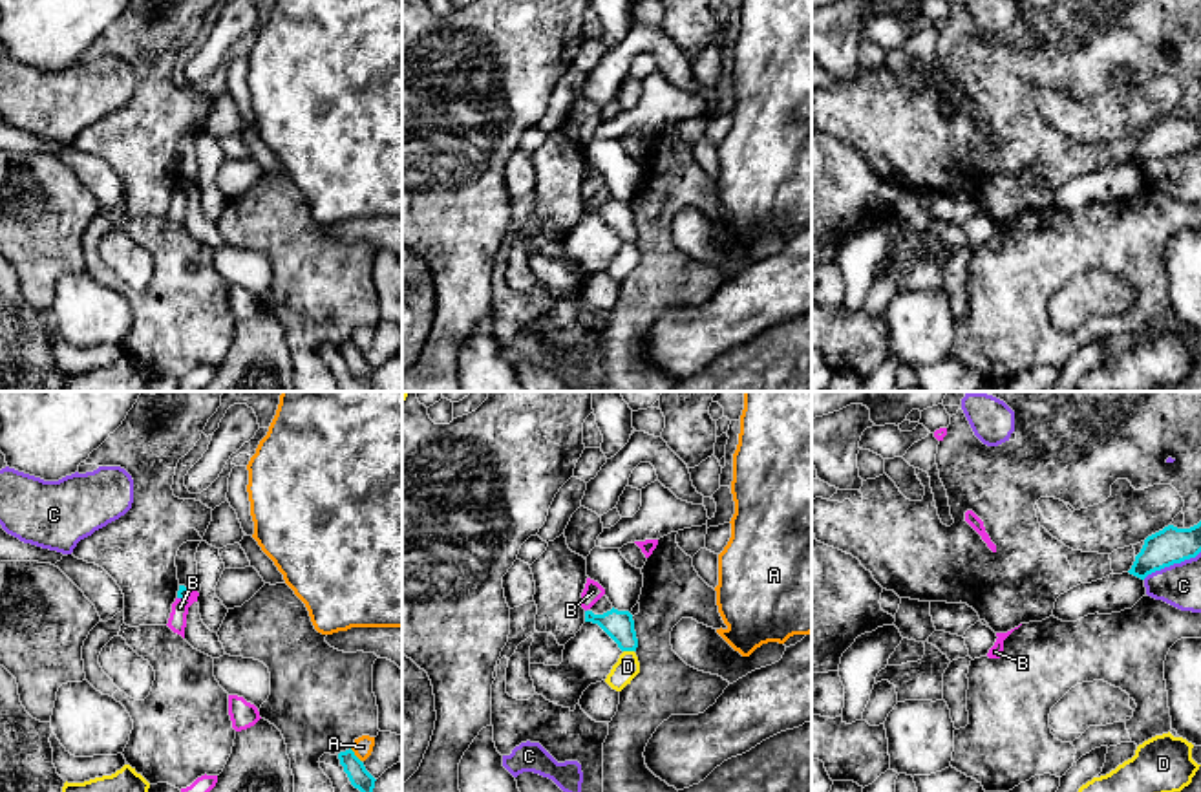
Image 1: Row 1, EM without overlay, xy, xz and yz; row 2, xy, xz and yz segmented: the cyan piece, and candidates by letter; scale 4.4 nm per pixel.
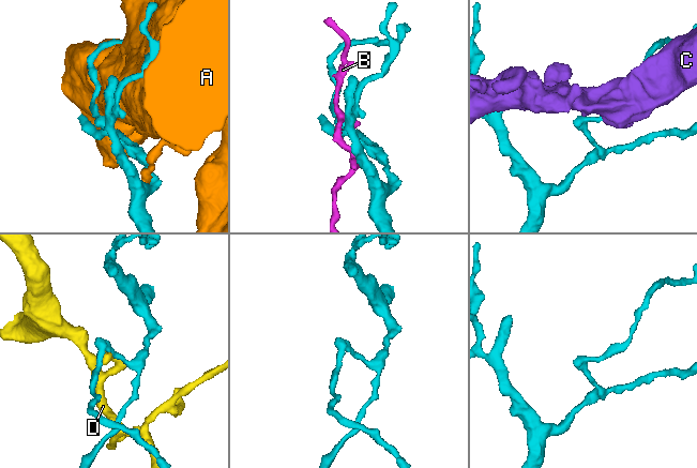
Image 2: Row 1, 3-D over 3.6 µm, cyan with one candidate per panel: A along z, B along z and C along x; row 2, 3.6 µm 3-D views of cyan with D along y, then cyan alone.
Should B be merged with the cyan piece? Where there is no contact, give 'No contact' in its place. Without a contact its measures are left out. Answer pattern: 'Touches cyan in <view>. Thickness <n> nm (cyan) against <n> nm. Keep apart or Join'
Touches cyan in xy. Thickness 50 nm (cyan) against 80 nm. Keep apart

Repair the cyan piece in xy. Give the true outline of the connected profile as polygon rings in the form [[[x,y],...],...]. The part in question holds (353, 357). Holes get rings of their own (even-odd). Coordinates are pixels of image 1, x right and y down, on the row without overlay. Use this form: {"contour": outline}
{"contour": [[[351,338],[340,342],[338,349],[351,375],[364,386],[371,388],[377,369],[366,360],[364,353],[355,346],[355,342]]]}

